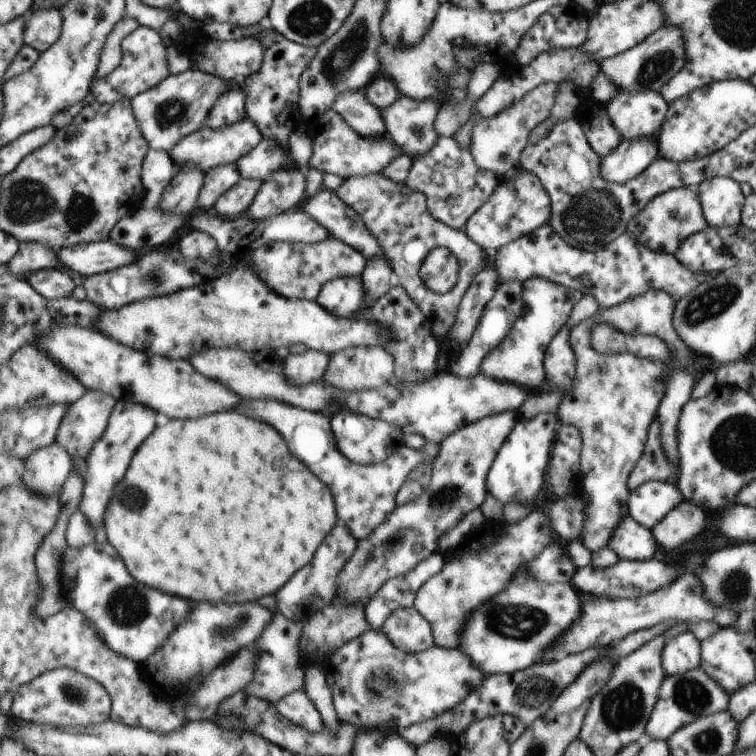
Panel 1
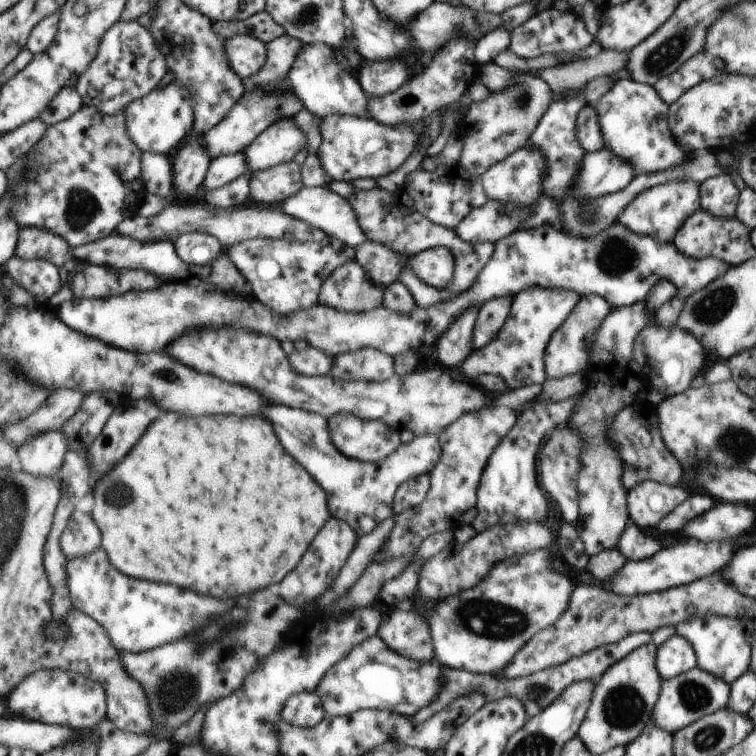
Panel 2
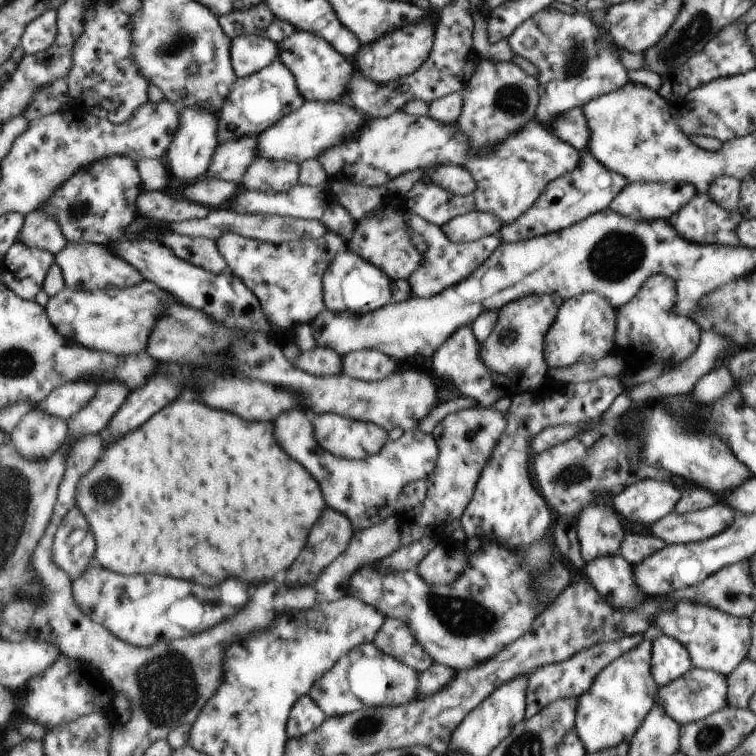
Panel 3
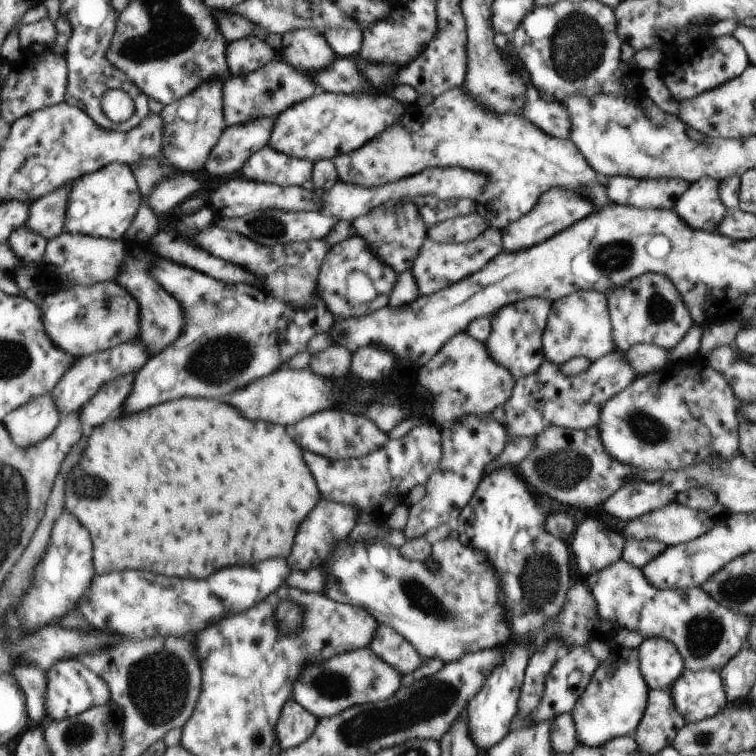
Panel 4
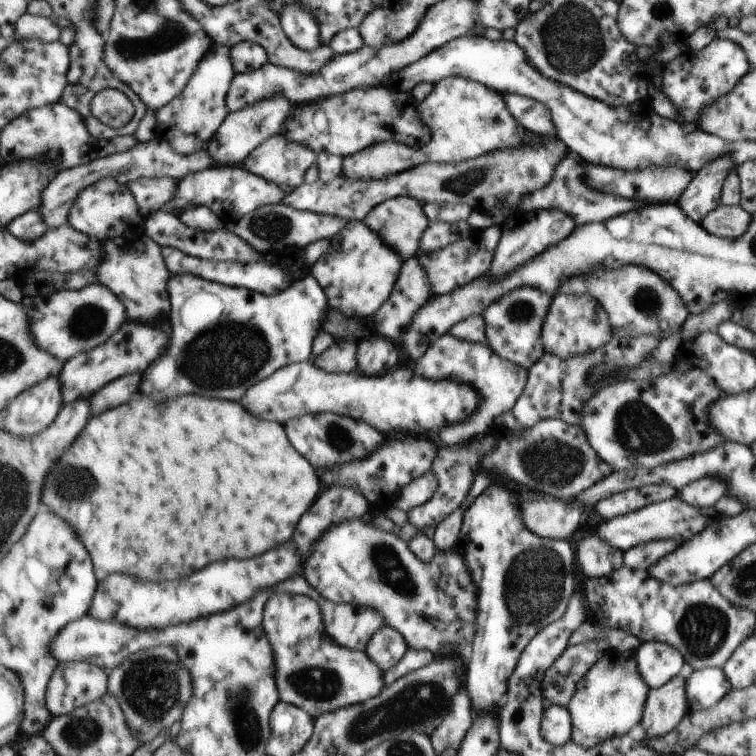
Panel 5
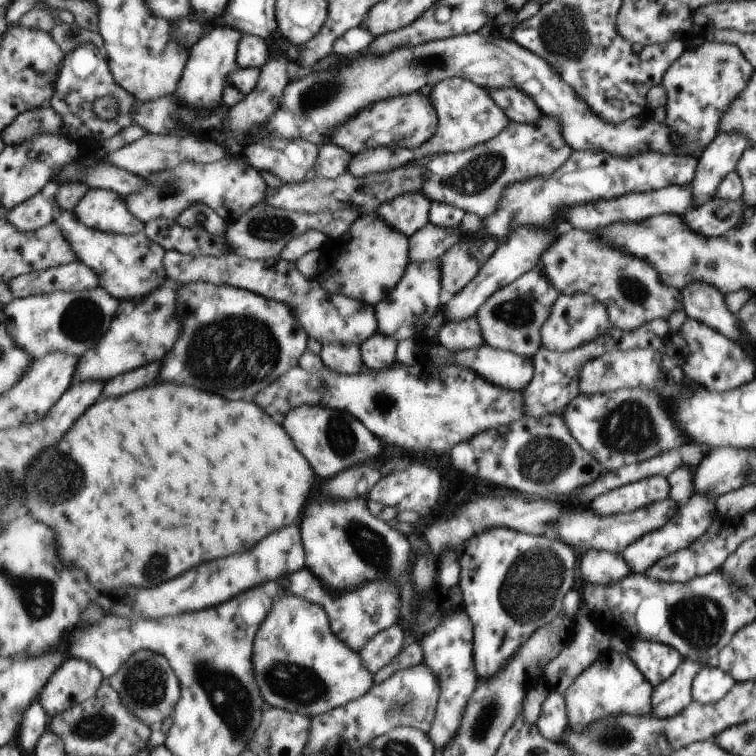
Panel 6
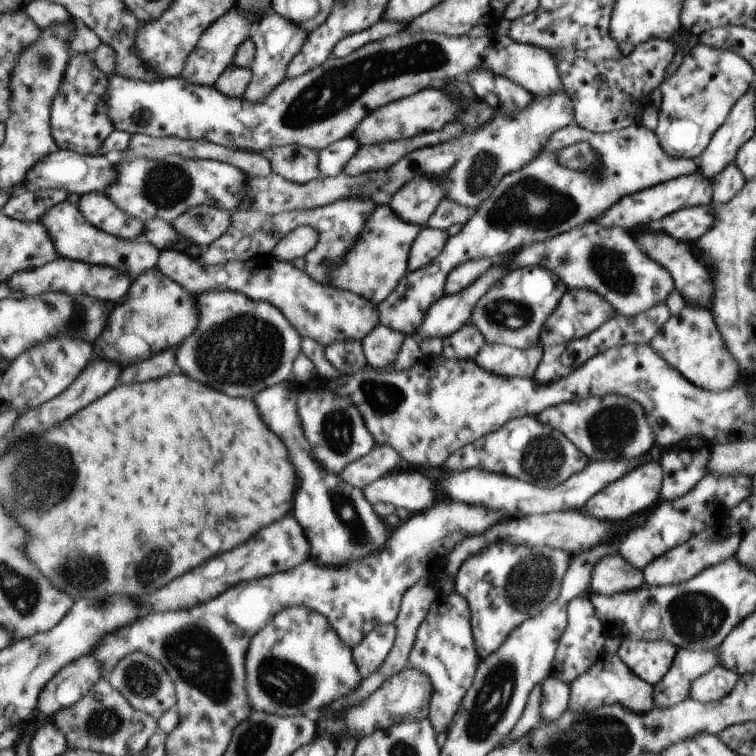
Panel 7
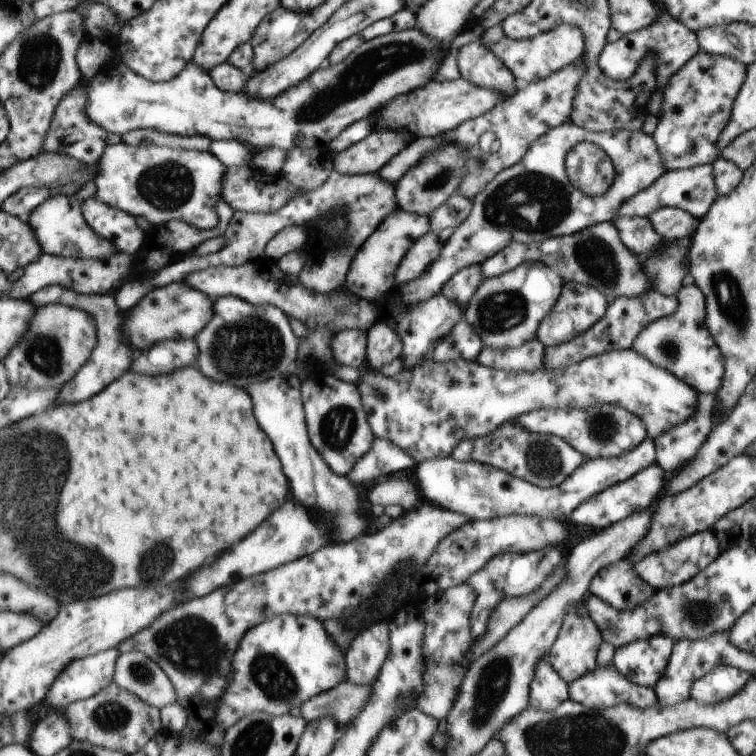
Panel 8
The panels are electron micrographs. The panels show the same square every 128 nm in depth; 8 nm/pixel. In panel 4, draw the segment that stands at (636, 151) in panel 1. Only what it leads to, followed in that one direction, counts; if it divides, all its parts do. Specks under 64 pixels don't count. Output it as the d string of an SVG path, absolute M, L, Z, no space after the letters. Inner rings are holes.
M550 185L548 189L543 191L536 208L526 213L516 223L509 224L508 227L501 230L502 249L508 252L518 252L518 250L532 248L532 246L536 246L536 244L540 244L548 238L556 236L564 228L573 226L574 222L586 218L596 210L594 204L588 198L584 198L582 194L576 194L576 192L570 192L570 190L564 192L564 188L555 188Z

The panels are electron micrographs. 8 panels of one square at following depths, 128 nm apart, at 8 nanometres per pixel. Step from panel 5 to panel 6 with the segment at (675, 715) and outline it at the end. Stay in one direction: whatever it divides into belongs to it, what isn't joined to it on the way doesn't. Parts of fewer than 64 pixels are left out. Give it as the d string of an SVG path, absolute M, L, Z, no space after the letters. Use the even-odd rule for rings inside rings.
M685 660L681 667L661 683L653 692L653 714L657 717L674 717L693 702L693 682L701 671L700 664Z

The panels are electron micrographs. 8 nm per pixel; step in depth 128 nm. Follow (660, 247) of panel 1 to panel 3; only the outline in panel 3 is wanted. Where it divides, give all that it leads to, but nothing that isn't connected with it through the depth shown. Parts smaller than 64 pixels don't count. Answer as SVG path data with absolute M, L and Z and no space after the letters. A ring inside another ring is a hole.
M631 182L610 203L609 209L634 220L671 220L697 195L697 186L688 182Z

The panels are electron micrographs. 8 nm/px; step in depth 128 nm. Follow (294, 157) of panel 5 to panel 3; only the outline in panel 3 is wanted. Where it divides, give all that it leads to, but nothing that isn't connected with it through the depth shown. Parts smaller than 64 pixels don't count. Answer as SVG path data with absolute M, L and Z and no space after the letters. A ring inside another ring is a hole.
M258 157L256 162L248 170L248 174L244 177L242 187L250 190L260 190L266 192L270 190L272 193L290 192L295 186L301 183L301 163L296 161L279 161L270 160L266 157Z

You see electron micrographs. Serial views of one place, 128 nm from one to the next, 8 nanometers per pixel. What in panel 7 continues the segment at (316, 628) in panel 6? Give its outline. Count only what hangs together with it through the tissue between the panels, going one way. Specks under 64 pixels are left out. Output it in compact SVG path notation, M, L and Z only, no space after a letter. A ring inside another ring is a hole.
M294 606L279 612L272 624L268 624L254 637L254 644L248 652L248 676L248 692L254 709L285 717L315 717L318 712L324 711L330 702L340 700L362 684L353 650L338 636L337 630L328 624L326 617L308 606Z

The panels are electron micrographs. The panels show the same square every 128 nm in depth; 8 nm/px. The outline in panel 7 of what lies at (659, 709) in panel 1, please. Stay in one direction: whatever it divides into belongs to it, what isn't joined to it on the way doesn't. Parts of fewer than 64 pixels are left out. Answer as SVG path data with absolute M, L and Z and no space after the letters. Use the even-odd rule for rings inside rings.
M717 665L694 680L692 698L702 703L722 700L733 691L738 682L740 682L740 676L737 673Z

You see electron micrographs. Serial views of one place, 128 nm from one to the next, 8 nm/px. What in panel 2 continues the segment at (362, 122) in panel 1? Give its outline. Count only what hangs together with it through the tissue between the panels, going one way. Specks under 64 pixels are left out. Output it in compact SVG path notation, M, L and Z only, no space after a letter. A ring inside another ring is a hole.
M306 45L300 54L300 60L296 60L294 64L290 81L304 101L305 108L310 109L319 119L339 114L372 120L372 114L368 110L369 98L366 98L367 94L364 94L360 88L361 83L357 72L342 68L342 64L336 60L330 45Z

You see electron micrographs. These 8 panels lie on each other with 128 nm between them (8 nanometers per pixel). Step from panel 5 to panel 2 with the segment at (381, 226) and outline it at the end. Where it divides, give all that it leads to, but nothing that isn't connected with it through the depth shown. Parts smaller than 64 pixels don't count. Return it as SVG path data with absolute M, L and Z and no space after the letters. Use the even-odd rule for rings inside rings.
M369 238L366 239L364 244L360 244L356 249L356 261L361 264L367 273L369 273L370 280L380 288L389 287L390 284L397 281L397 277L401 275L404 268L412 270L414 274L428 284L432 288L442 290L450 284L450 280L454 278L454 256L448 248L426 249L415 253L407 253L403 250L402 246L397 246L392 250L386 244L380 242L372 242Z

